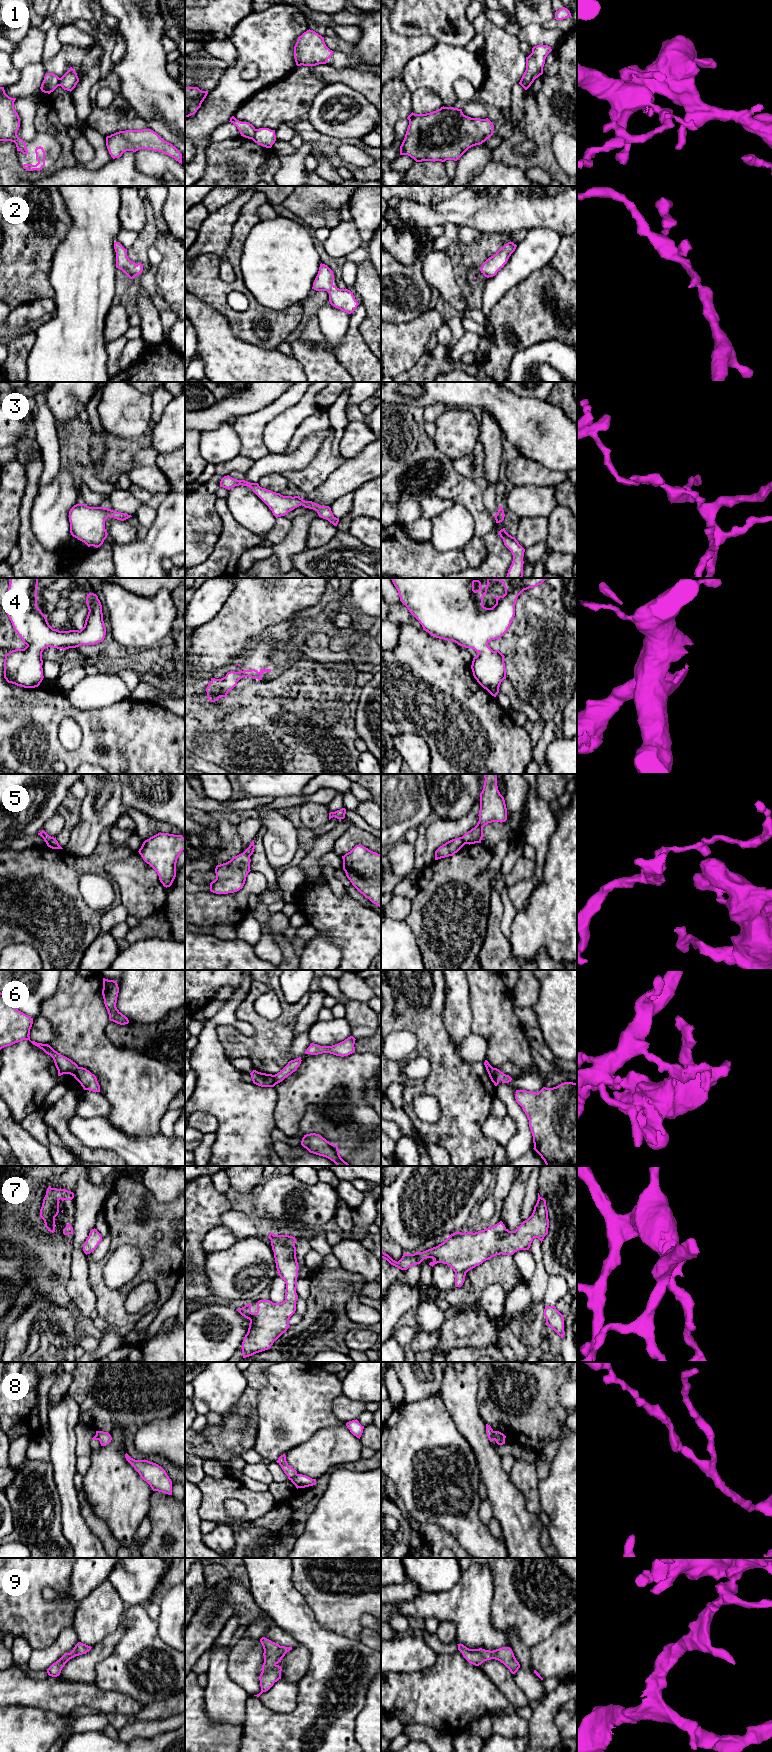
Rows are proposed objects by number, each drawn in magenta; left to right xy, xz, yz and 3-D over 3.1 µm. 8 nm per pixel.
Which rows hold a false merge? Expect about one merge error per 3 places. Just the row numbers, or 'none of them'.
1, 5, 6, 8

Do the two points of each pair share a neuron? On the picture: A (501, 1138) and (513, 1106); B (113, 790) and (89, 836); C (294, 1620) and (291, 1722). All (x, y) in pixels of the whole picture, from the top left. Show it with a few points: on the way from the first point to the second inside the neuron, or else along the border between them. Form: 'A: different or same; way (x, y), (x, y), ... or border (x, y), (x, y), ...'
A: different; border (508, 1114), (514, 1120), (517, 1129), (509, 1140)
B: same; way (103, 801), (91, 825)
C: same; way (318, 1645), (318, 1695), (316, 1697)

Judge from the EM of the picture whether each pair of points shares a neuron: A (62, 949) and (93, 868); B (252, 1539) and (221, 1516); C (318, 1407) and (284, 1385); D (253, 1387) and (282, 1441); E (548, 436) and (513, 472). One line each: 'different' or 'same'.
A: same
B: different
C: same
D: different
E: different

